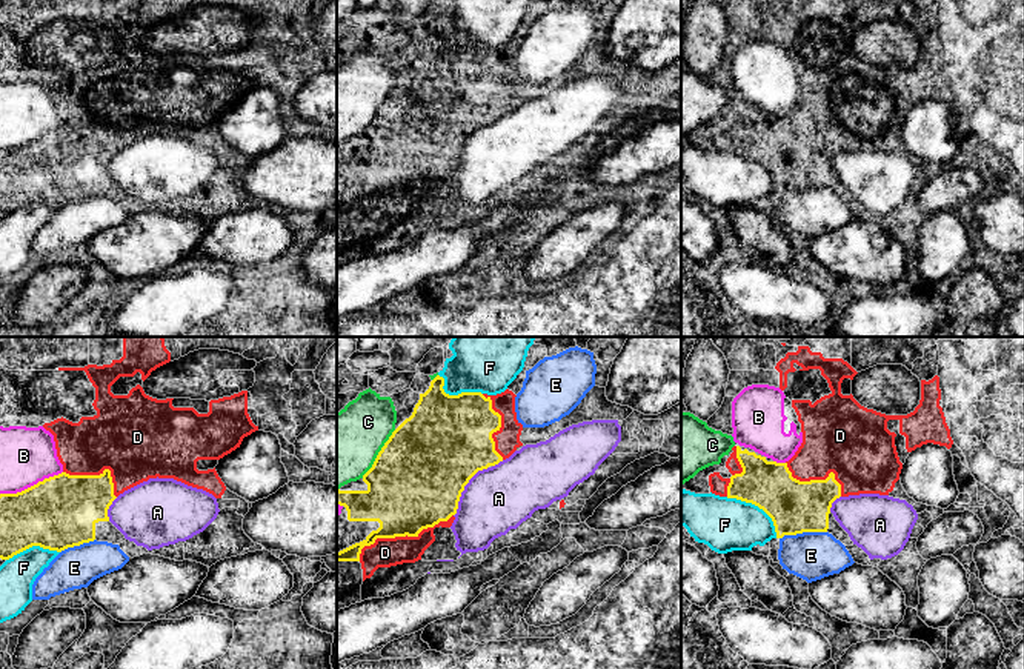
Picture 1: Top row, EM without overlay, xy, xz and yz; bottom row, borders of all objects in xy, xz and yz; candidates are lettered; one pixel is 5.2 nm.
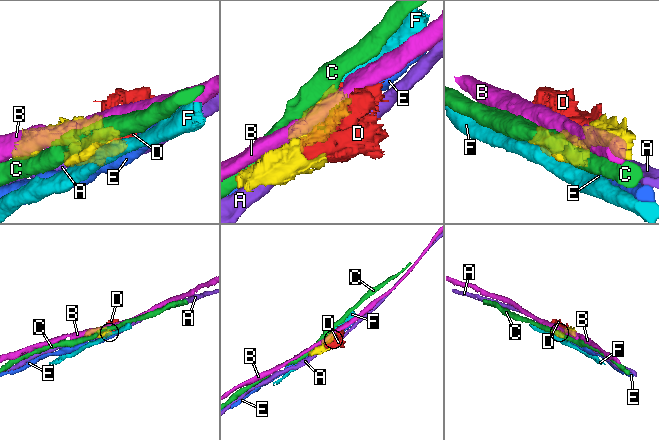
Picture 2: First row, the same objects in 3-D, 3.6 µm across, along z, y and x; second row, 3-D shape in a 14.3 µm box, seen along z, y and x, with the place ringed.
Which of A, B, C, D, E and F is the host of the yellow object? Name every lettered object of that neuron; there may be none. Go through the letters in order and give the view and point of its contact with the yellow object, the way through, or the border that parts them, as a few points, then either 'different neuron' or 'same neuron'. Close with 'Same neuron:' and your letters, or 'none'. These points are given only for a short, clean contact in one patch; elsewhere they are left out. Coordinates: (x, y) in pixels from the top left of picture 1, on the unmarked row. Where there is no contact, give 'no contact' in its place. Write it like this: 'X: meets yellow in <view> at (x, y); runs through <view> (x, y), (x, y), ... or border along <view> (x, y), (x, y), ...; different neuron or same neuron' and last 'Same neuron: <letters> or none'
A: meets yellow in xz at (463, 145); different neuron
B: meets yellow in xy at (31, 142); different neuron
C: meets yellow in xz at (379, 109); different neuron
D: meets yellow in xz at (402, 191); same neuron
E: meets yellow in yz at (803, 186); different neuron
F: meets yellow in yz at (758, 162); different neuron
Same neuron: D

